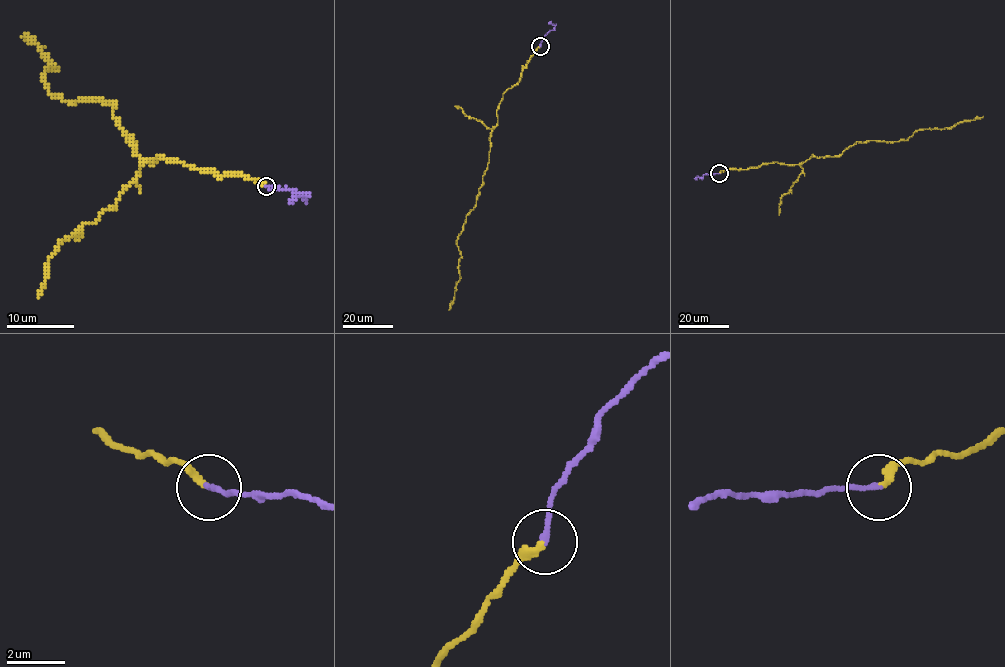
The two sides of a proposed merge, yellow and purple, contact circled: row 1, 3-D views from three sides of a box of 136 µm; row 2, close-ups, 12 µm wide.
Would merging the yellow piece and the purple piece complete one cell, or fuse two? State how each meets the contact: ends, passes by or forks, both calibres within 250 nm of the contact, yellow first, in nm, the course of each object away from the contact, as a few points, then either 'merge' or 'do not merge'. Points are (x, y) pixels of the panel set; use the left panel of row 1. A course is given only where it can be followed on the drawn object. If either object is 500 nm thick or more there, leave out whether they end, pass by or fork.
yellow ends | purple ends | 240/190 nm | yellow via (266, 187), (161, 156), (153, 165), (134, 153), (115, 102), (47, 90), (56, 66), (22, 36) | purple via (266, 187), (290, 188), (305, 197), (295, 197), (290, 202) | merge

